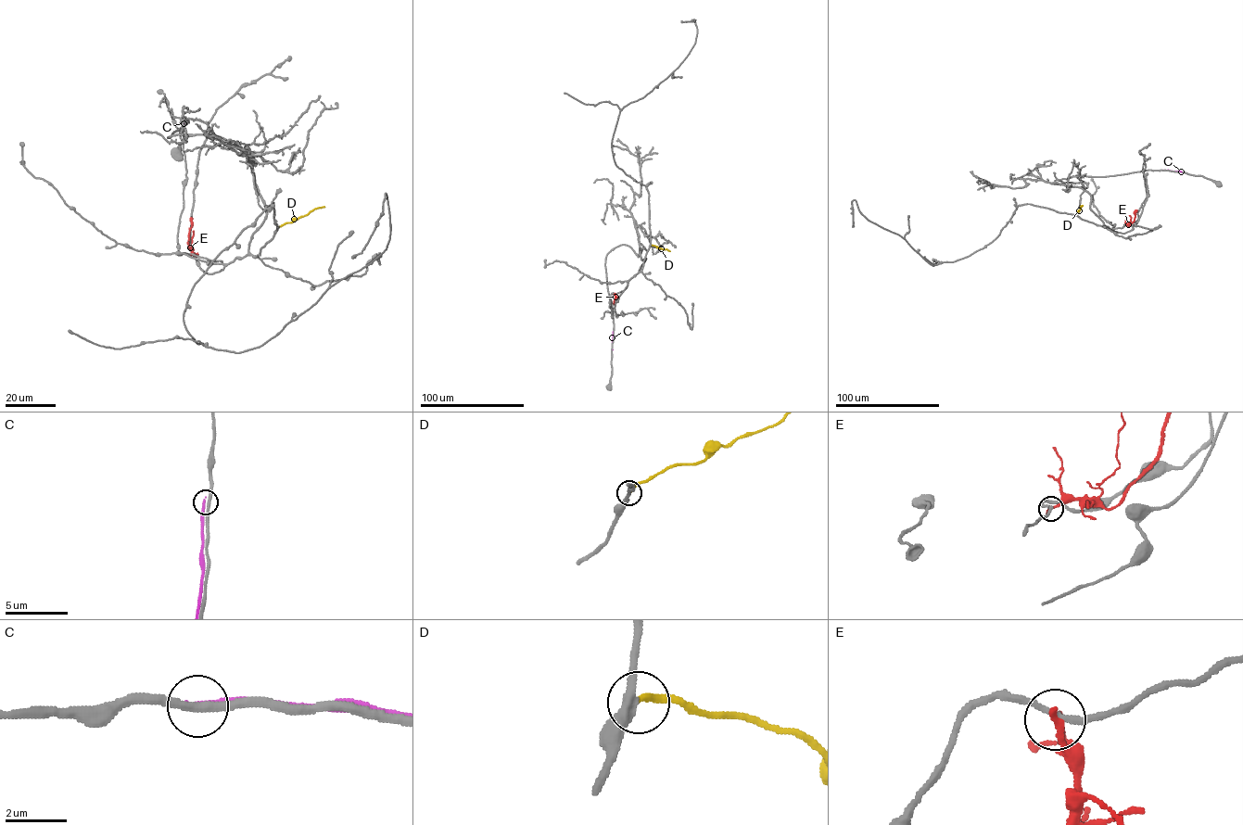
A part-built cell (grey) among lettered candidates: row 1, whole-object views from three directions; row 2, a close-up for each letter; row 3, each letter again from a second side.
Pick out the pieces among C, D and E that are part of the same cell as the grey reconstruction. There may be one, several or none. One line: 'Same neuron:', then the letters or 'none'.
Same neuron: D

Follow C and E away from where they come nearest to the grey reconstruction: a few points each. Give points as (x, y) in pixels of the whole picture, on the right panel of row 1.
C: (1163, 170), (1181, 171)
E: (1124, 225), (1134, 221), (1136, 209)

